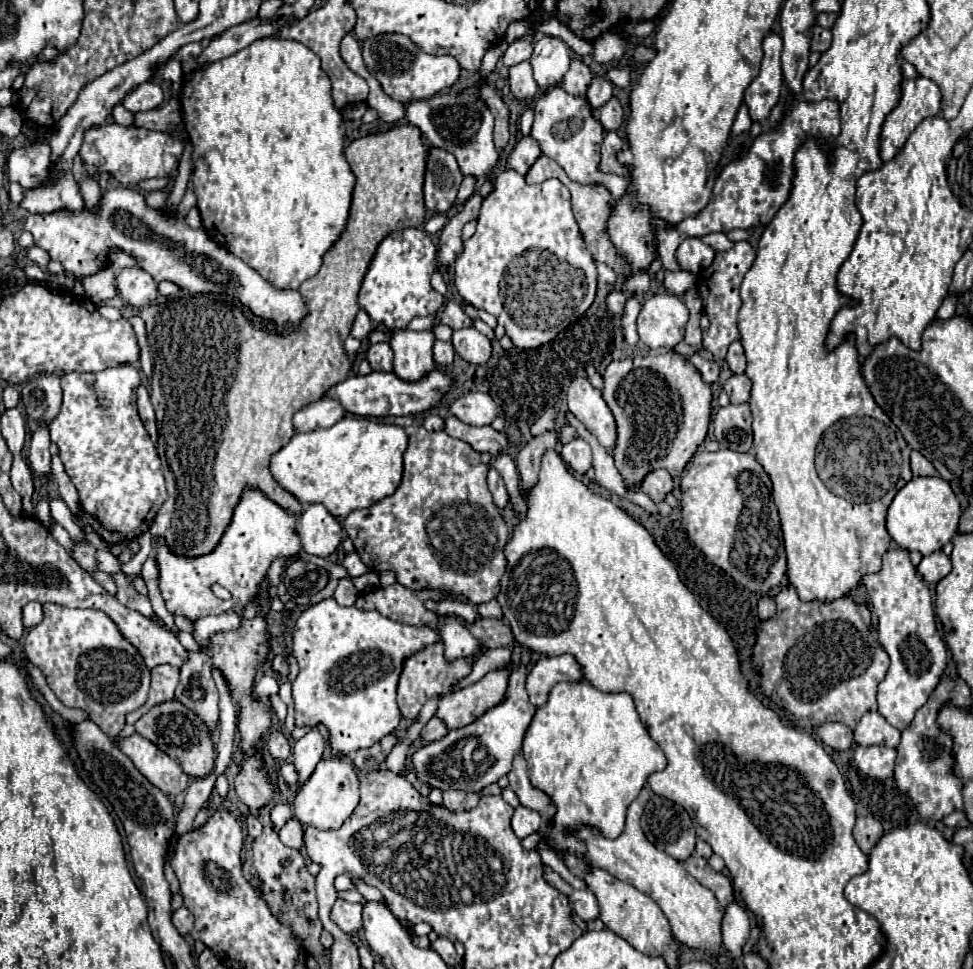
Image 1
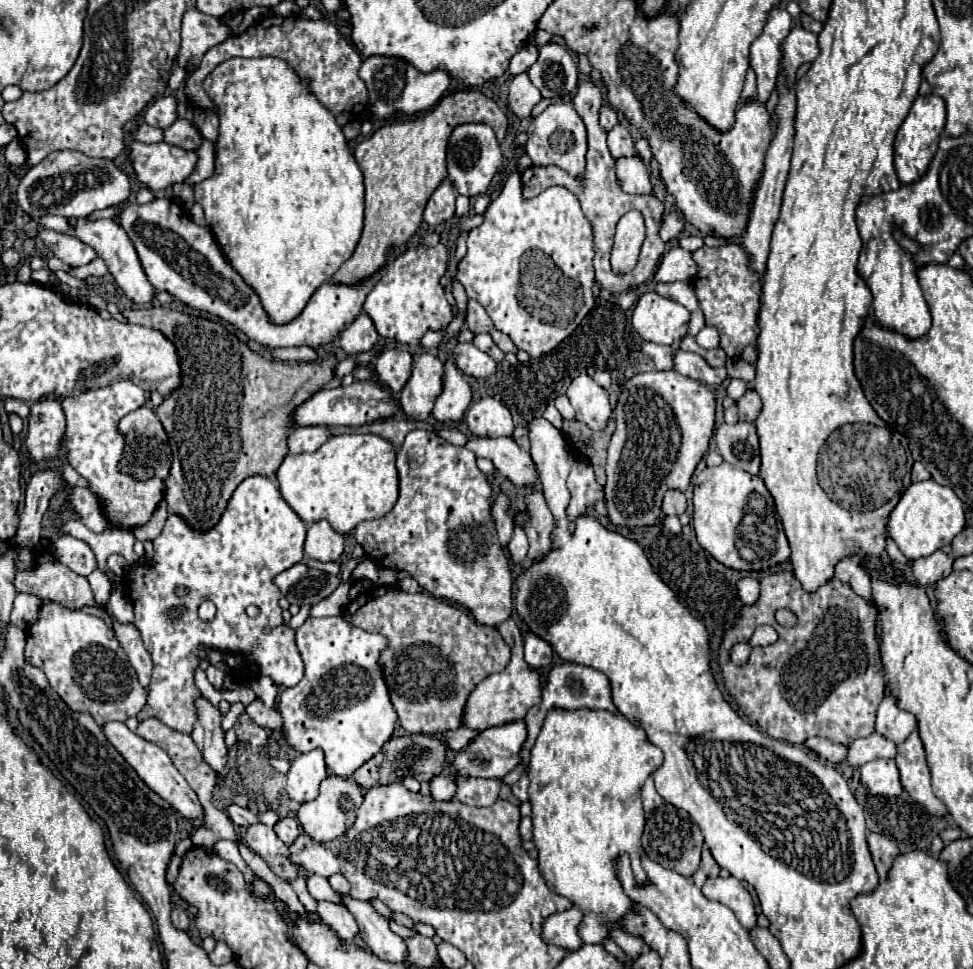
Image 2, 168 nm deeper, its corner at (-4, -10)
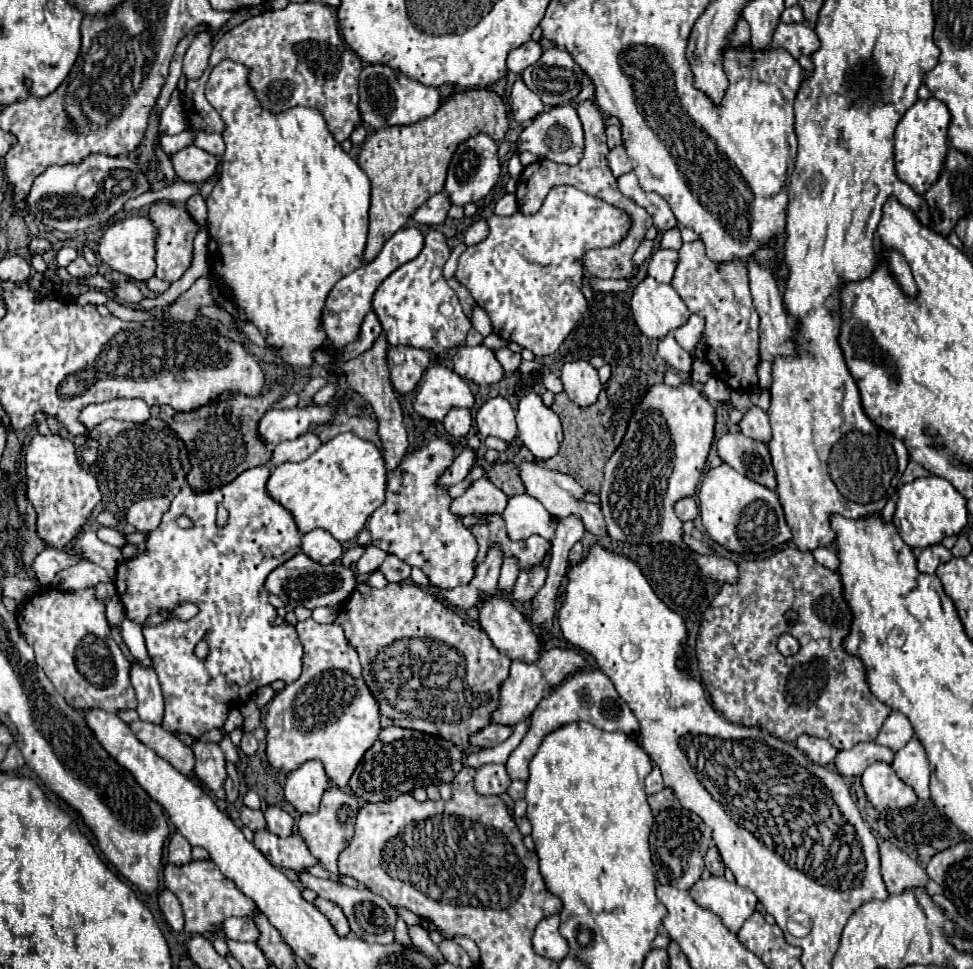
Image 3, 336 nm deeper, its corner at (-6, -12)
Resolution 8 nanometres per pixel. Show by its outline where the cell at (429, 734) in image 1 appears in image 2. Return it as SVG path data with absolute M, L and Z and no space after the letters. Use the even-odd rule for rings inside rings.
M460 726L460 728L456 728L456 730L444 732L442 742L444 742L448 748L452 748L454 752L460 752L460 750L462 750L462 748L464 748L476 734L478 734L478 732L466 728L466 726Z

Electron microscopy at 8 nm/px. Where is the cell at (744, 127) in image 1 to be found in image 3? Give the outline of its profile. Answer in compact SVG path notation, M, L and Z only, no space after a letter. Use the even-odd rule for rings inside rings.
M740 16L734 31L730 35L730 44L734 48L742 48L750 42L750 29L745 19Z

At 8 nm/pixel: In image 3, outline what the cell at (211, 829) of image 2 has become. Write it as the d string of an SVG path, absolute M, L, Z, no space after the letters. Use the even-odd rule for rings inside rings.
M136 720L136 722L128 724L128 726L142 744L146 744L150 750L154 750L160 758L168 760L176 770L180 770L182 774L188 774L188 776L194 774L192 772L194 754L192 754L190 746L186 746L174 734L166 732L162 726L142 722L142 720Z

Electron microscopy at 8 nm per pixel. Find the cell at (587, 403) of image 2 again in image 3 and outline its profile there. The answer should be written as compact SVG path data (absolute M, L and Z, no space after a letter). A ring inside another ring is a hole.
M588 360L564 362L560 378L562 378L562 384L564 384L564 392L578 406L594 404L600 390L602 390L598 370Z

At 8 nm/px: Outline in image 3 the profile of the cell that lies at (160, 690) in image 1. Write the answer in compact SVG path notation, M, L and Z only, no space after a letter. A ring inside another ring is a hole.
M264 464L264 466L256 466L252 470L244 470L244 474L238 474L228 486L220 486L220 490L210 490L208 494L196 494L196 490L192 490L190 486L184 486L174 498L172 498L172 504L168 508L168 512L162 516L162 522L160 526L150 534L150 538L146 540L146 548L142 552L138 552L138 556L134 558L128 558L124 562L120 562L120 566L116 568L116 590L120 592L120 602L124 604L124 612L126 616L136 622L136 624L142 624L142 632L144 632L144 638L146 638L146 648L148 648L148 654L152 658L152 668L156 670L158 674L158 680L160 680L160 686L162 686L162 694L164 694L164 702L166 702L166 712L164 712L164 720L162 720L162 728L164 730L178 730L178 732L184 732L184 734L190 734L194 738L200 738L204 732L212 730L212 728L222 728L226 718L228 718L228 712L238 706L240 702L248 700L252 696L252 692L256 692L260 686L268 686L272 684L274 680L284 680L286 684L298 680L300 676L300 670L302 670L302 648L300 646L280 646L278 644L278 630L282 632L284 628L276 628L274 626L274 620L276 620L276 610L274 606L270 606L268 602L268 592L264 590L264 580L266 576L280 564L284 564L288 558L292 558L296 552L300 552L300 544L302 544L302 532L296 528L294 524L294 518L292 514L282 508L278 502L274 502L268 492L266 492L266 482L270 478L270 466ZM222 504L226 510L228 510L228 522L226 526L218 526L216 524L216 506ZM180 516L186 516L192 520L192 526L190 528L180 528L176 524L176 520ZM166 602L196 602L198 606L198 614L194 618L190 618L188 622L172 622L172 620L166 620L162 624L156 624L156 626L148 626L144 628L144 618L150 618L150 612L156 612L156 610L162 610L162 608L168 608ZM200 640L206 640L208 646L210 646L210 652L204 660L200 660L196 654L194 654L194 648Z

